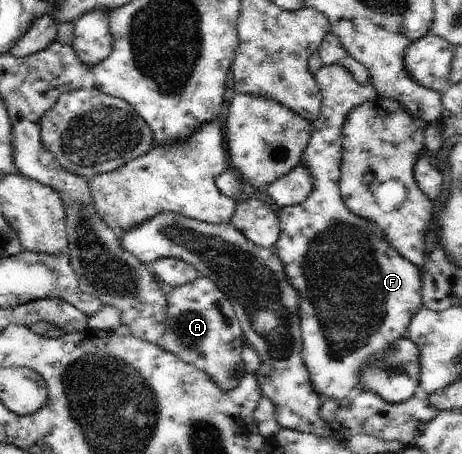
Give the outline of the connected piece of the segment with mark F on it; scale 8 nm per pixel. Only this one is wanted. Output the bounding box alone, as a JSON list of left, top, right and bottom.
[274,63,422,401]

